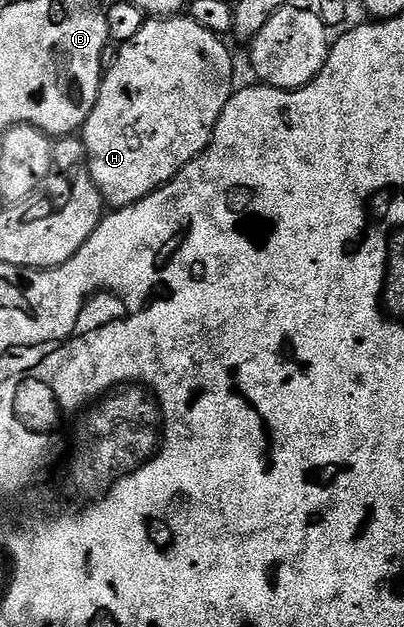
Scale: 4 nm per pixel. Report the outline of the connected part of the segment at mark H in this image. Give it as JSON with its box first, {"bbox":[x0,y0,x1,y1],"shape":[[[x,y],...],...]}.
{"bbox":[79,16,235,208],"shape":[[[174,16],[172,18],[150,17],[131,36],[129,42],[120,47],[117,59],[113,63],[108,63],[101,79],[101,87],[95,100],[95,108],[87,116],[83,129],[80,131],[79,138],[84,143],[85,157],[88,159],[90,174],[93,182],[99,188],[101,199],[105,201],[106,207],[120,208],[130,206],[139,200],[143,200],[148,194],[153,194],[160,186],[165,186],[178,174],[183,167],[191,160],[195,160],[201,151],[207,148],[207,144],[213,138],[213,129],[223,112],[223,108],[229,102],[229,98],[235,92],[233,86],[233,58],[229,55],[229,50],[225,47],[226,39],[220,34],[207,32],[203,24],[195,24],[195,20],[188,16]]]}

